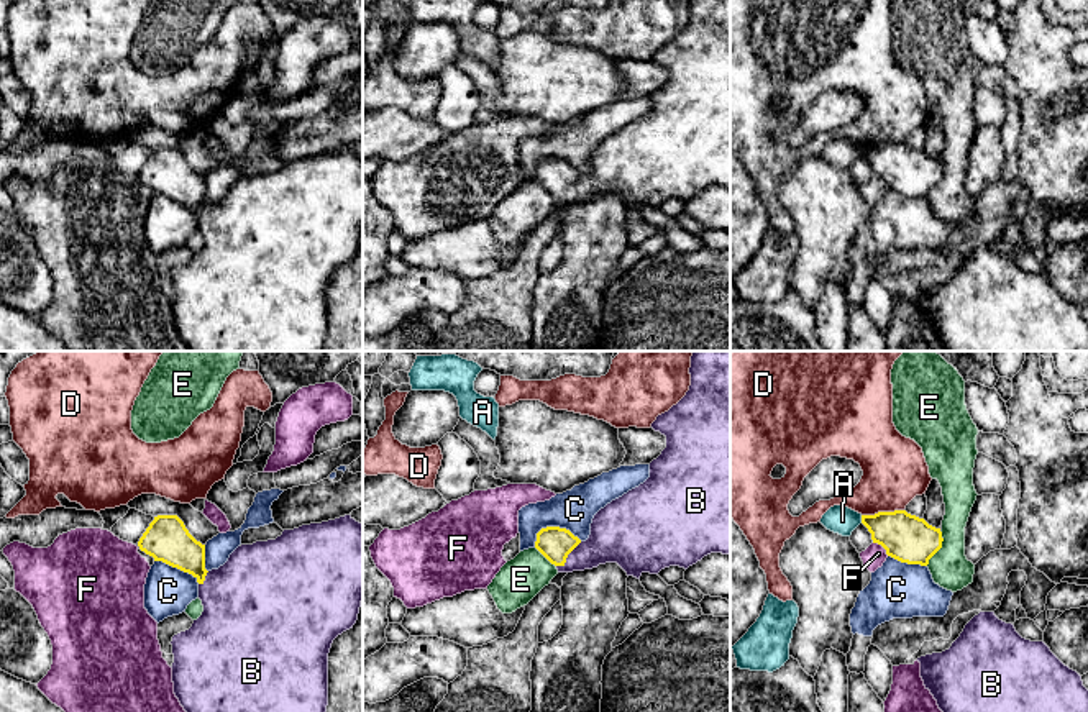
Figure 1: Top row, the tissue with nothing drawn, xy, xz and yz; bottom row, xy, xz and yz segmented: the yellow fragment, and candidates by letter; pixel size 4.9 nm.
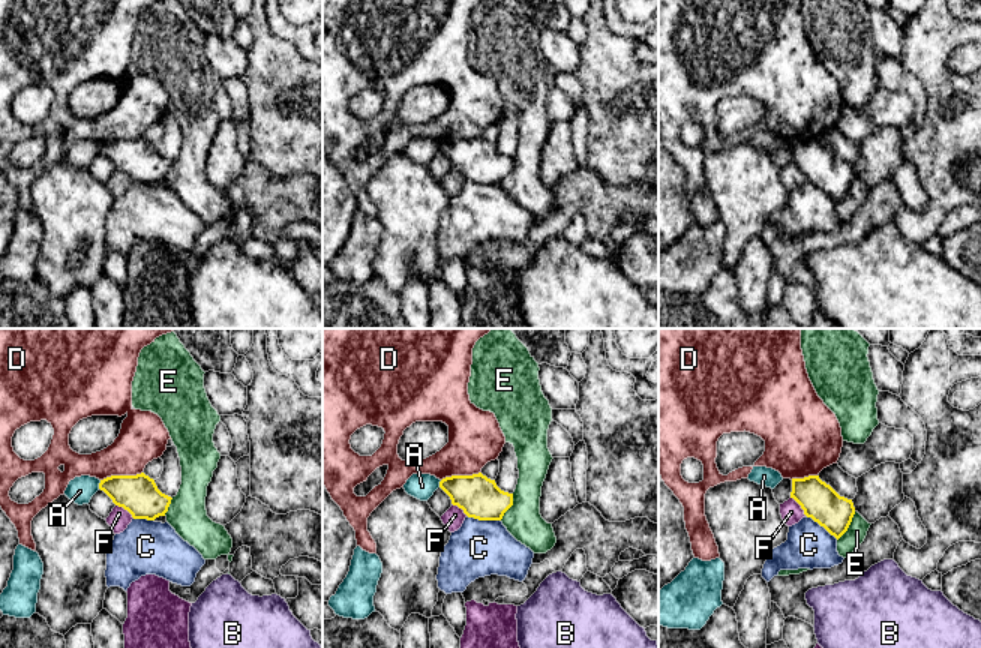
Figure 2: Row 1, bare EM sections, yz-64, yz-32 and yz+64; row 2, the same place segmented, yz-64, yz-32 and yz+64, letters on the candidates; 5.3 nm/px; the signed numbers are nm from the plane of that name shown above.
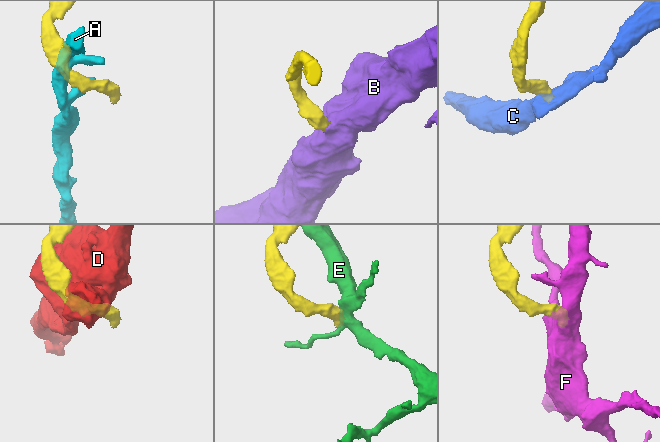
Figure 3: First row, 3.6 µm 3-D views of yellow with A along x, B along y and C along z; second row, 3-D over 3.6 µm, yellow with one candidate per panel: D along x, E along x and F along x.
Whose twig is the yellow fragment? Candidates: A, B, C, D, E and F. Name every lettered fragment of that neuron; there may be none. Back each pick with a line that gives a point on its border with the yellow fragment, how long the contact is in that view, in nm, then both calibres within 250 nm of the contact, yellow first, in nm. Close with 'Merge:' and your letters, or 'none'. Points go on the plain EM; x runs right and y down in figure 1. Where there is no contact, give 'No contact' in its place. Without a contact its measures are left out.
B: Touches yellow at xz (566, 189). Shared border 180 nm. Thickness 170 nm (yellow) against 240 nm
Merge: B

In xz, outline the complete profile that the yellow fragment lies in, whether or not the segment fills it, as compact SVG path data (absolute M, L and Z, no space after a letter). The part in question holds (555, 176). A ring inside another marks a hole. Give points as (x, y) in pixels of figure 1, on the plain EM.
M689 0L689 7L686 28L651 56L655 64L666 69L666 80L650 95L650 110L601 141L586 174L560 159L546 159L537 166L535 180L558 205L617 195L627 208L640 212L643 205L658 207L670 199L688 202L711 185L730 187L730 0Z

